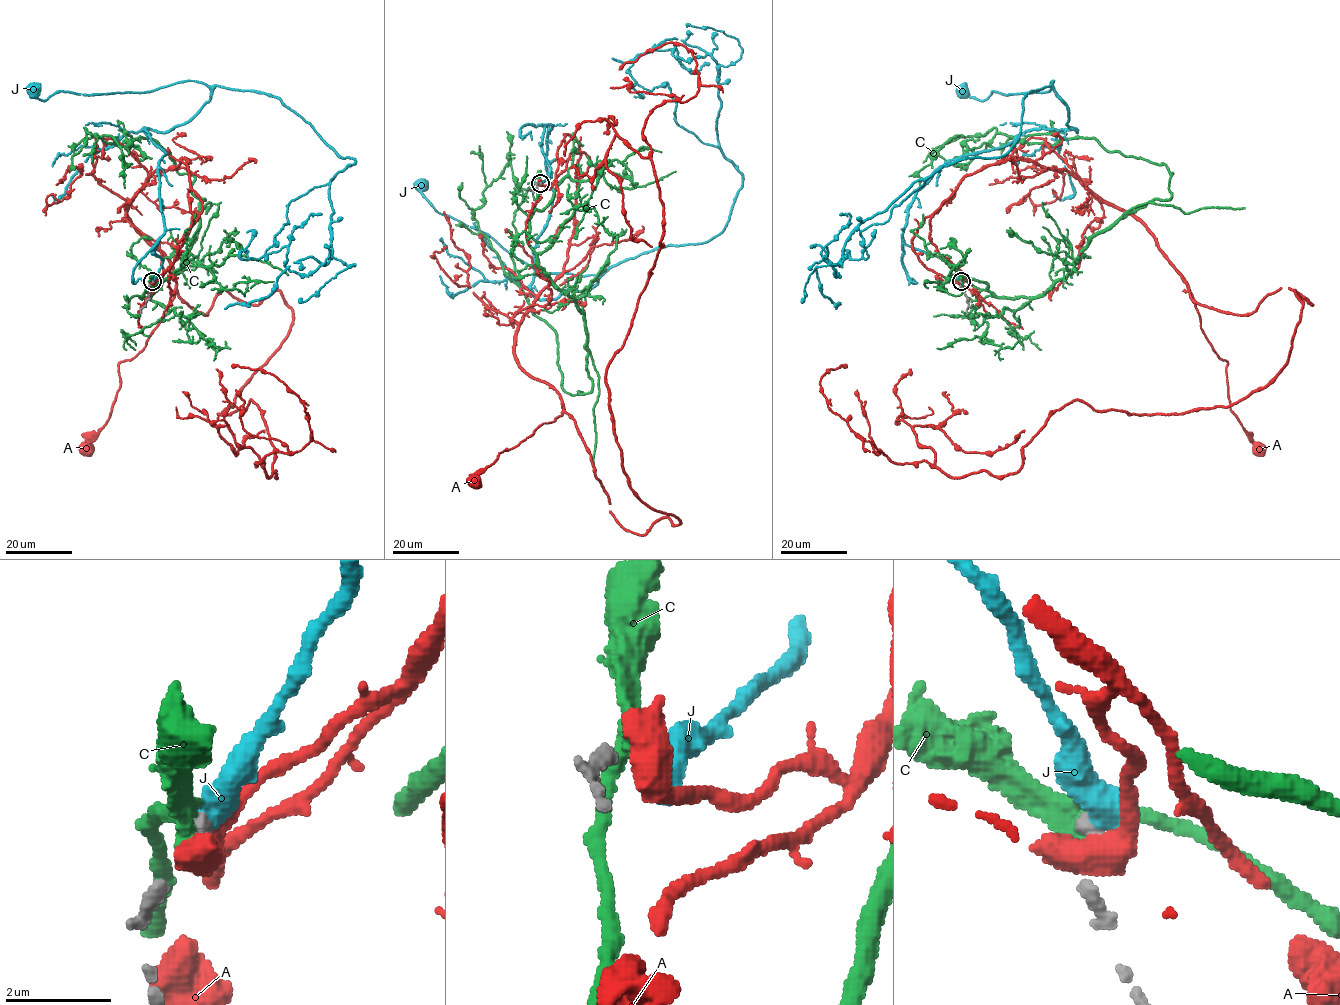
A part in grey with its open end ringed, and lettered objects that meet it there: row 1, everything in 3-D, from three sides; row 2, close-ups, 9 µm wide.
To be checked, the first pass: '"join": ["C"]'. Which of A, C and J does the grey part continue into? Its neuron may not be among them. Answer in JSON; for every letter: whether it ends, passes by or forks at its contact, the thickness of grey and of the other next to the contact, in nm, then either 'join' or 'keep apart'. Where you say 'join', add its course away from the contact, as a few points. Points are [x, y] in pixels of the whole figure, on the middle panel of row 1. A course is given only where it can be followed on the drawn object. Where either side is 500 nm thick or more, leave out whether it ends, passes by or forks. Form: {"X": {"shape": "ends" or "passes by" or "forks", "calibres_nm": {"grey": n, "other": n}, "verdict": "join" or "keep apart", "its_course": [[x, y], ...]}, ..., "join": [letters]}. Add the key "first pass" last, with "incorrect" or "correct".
{"A": {"calibres_nm": {"grey": 160, "other": 800}, "verdict": "keep apart"}, "C": {"shape": "passes by", "calibres_nm": {"grey": 160, "other": 400}, "verdict": "keep apart"}, "J": {"calibres_nm": {"grey": 160, "other": 600}, "verdict": "join", "its_course": [[540, 183], [548, 125], [552, 209], [531, 292], [589, 290], [594, 275], [536, 271], [440, 214], [422, 185]]}, "join": ["J"], "first pass": "incorrect"}

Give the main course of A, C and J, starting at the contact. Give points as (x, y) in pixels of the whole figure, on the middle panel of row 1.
A: (540, 183), (573, 152), (589, 160), (563, 272), (516, 332), (514, 358), (563, 411), (475, 481)
C: (539, 182), (529, 246), (583, 314), (592, 381), (584, 394), (562, 387), (556, 333), (472, 217), (512, 143)
J: (540, 183), (548, 125), (552, 209), (531, 292), (589, 290), (594, 275), (536, 271), (440, 214), (422, 185)

